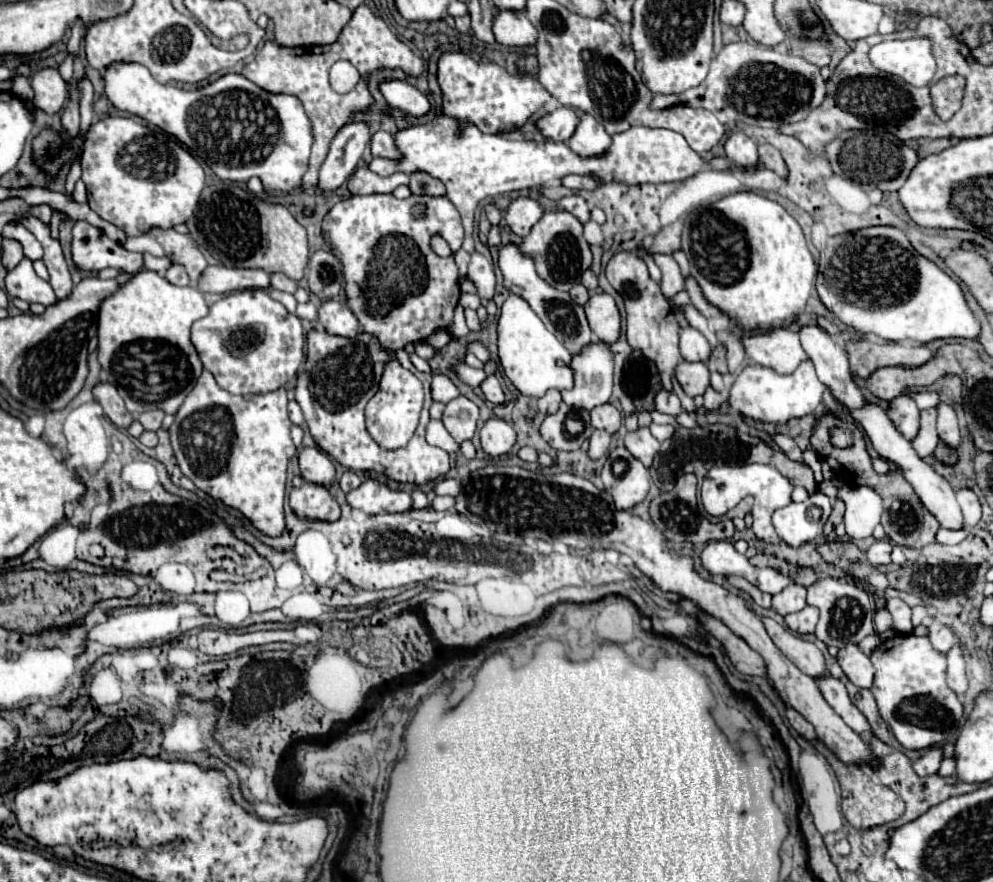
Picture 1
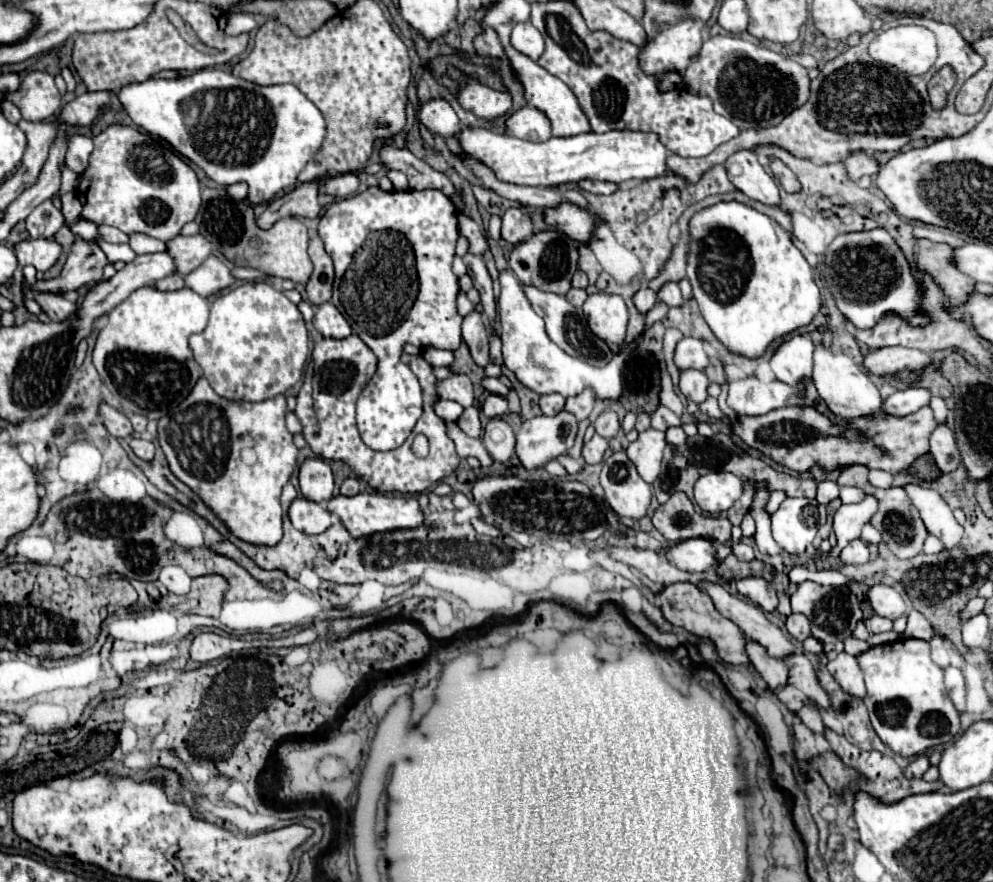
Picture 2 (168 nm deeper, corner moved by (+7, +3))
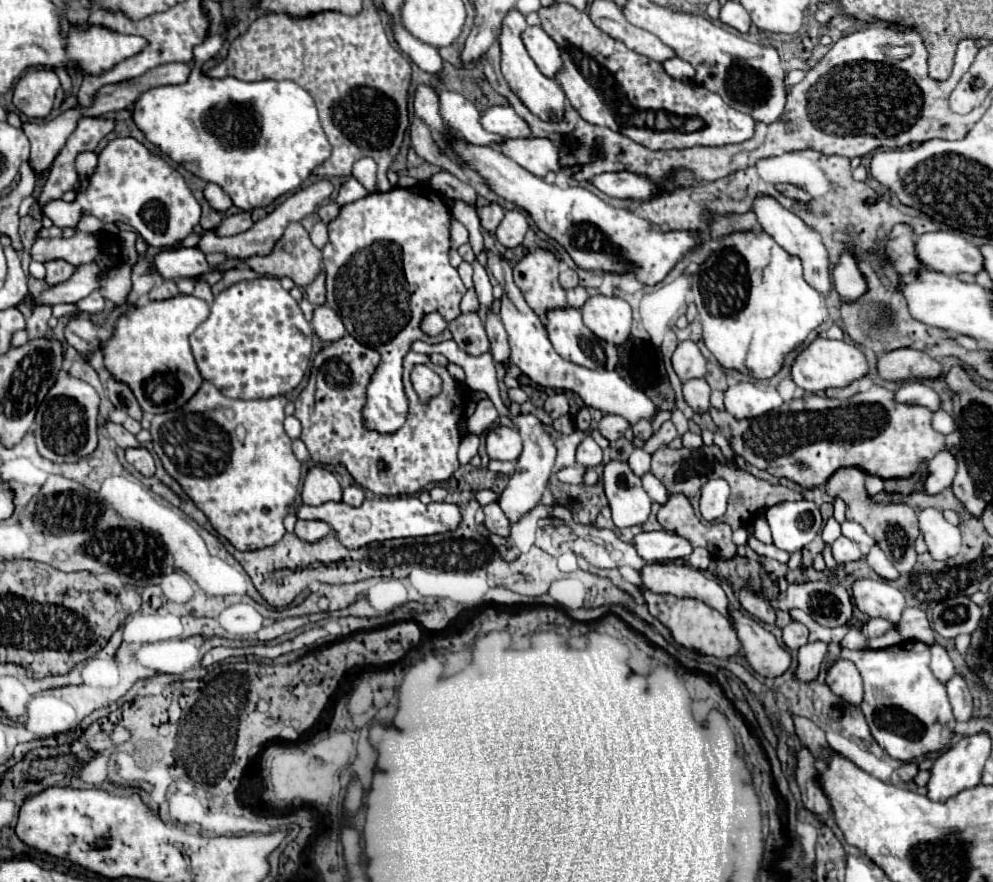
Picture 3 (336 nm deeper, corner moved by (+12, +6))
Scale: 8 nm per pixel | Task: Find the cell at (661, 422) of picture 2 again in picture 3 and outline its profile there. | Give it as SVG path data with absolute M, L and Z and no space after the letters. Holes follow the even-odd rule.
M665 421L665 423L659 427L659 431L657 431L657 433L643 445L643 449L645 449L649 455L653 455L657 449L669 445L675 437L677 437L677 429L675 429L675 425L673 425L671 421Z

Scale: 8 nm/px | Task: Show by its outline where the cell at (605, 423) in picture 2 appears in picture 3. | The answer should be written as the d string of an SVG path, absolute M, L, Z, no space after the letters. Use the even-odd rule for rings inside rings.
M605 415L601 421L599 421L599 433L603 437L607 437L611 443L615 443L619 437L623 437L623 433L629 429L629 421L625 421L623 417L619 415Z

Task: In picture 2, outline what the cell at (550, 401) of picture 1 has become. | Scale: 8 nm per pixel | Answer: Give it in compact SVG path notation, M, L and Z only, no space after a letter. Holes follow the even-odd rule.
M546 394L546 396L540 396L538 404L540 404L542 414L552 416L564 408L564 396L562 394Z

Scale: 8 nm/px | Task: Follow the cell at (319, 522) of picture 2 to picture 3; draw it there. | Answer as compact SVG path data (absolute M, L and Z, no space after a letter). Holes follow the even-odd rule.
M299 519L297 525L295 525L295 535L301 539L301 541L307 541L307 543L315 543L315 541L321 541L323 537L331 535L331 527L323 521L305 521L305 519Z

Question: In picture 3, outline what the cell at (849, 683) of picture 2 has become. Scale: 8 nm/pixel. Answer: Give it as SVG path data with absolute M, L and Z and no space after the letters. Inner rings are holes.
M839 659L827 673L827 685L837 697L851 705L863 701L863 679L851 661Z

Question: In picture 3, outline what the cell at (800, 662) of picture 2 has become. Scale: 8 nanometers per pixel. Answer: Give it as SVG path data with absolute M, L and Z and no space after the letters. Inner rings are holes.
M729 607L731 625L739 637L747 663L763 677L777 677L789 669L789 653L775 641L775 637L765 631L753 617L743 611Z

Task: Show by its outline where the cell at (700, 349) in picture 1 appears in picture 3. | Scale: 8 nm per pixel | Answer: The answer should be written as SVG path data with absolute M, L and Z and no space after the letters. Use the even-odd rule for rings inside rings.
M683 341L677 345L677 349L673 353L673 369L683 383L687 383L689 379L705 377L705 373L707 373L705 365L707 365L707 361L693 341Z

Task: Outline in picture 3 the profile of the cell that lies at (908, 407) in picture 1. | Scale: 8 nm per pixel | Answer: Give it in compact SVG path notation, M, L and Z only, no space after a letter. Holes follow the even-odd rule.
M909 381L909 383L901 385L901 389L895 393L895 401L897 403L909 403L909 405L923 405L931 411L941 409L939 395L921 381Z

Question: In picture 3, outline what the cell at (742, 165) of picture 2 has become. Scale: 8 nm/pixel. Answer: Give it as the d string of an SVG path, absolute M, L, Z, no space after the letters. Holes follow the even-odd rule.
M765 195L757 197L755 199L755 215L759 219L759 223L763 225L765 233L769 233L787 253L795 255L801 259L803 263L803 269L805 269L805 281L815 289L819 291L821 295L829 295L833 283L831 283L831 263L829 263L829 255L827 255L827 249L823 247L823 241L819 237L819 233L811 227L807 227L795 213L783 209L779 203L775 203L775 199L767 199Z

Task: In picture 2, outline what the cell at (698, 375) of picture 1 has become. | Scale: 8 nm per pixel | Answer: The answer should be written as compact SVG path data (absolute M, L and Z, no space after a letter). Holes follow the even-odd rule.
M688 368L688 370L682 370L682 372L680 372L680 382L678 382L678 386L680 386L682 394L684 394L688 400L694 400L696 404L700 404L700 402L704 402L704 400L708 398L708 392L706 392L708 384L710 384L710 382L708 382L708 378L706 378L706 374L704 374L702 370Z

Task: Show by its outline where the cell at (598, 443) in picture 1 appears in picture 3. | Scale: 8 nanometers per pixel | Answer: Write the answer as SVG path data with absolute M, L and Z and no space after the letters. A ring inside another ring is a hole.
M585 437L581 441L581 445L577 447L577 463L585 465L585 467L597 467L603 459L603 451L601 447L593 441L593 437Z

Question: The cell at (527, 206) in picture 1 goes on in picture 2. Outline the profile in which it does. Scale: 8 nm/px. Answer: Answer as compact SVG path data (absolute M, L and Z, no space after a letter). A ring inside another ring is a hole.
M508 208L502 216L502 238L506 242L518 244L532 234L532 220L520 208Z

